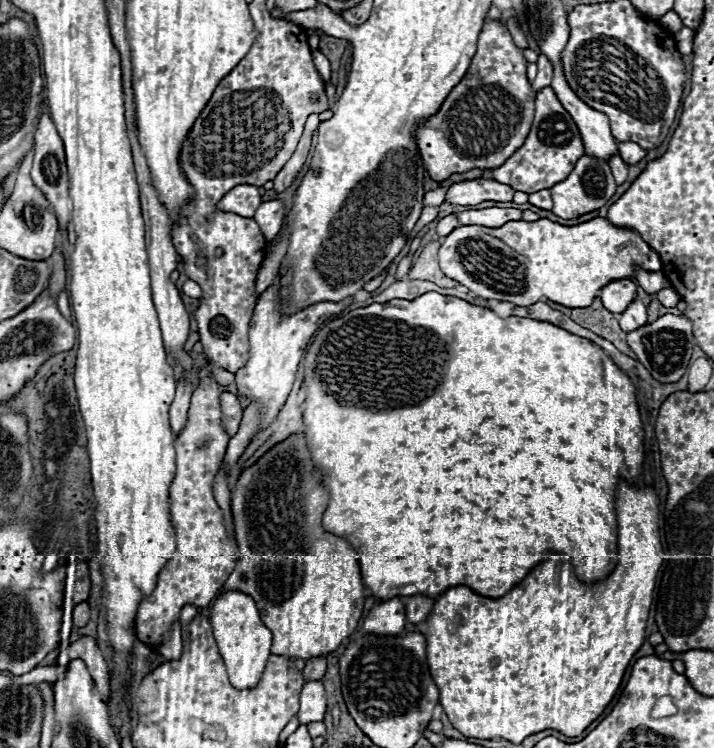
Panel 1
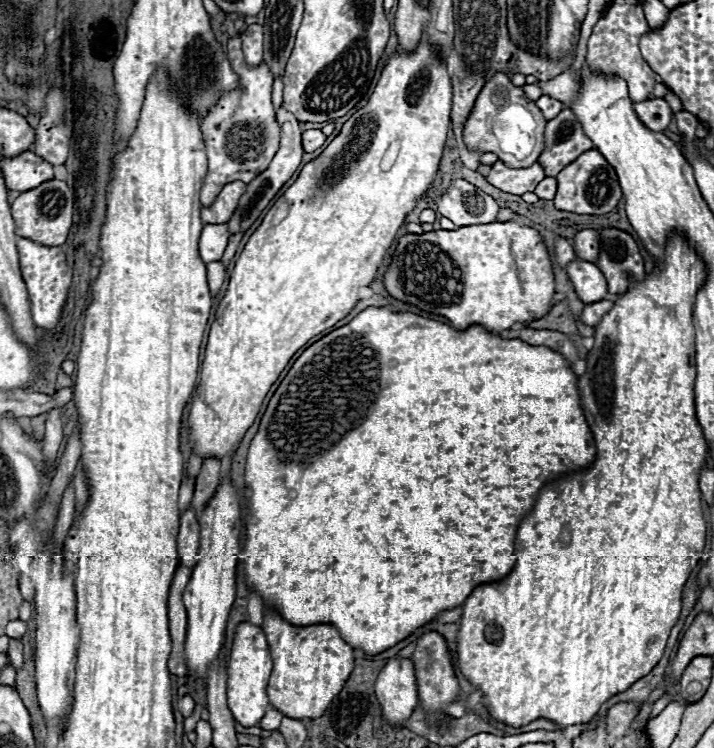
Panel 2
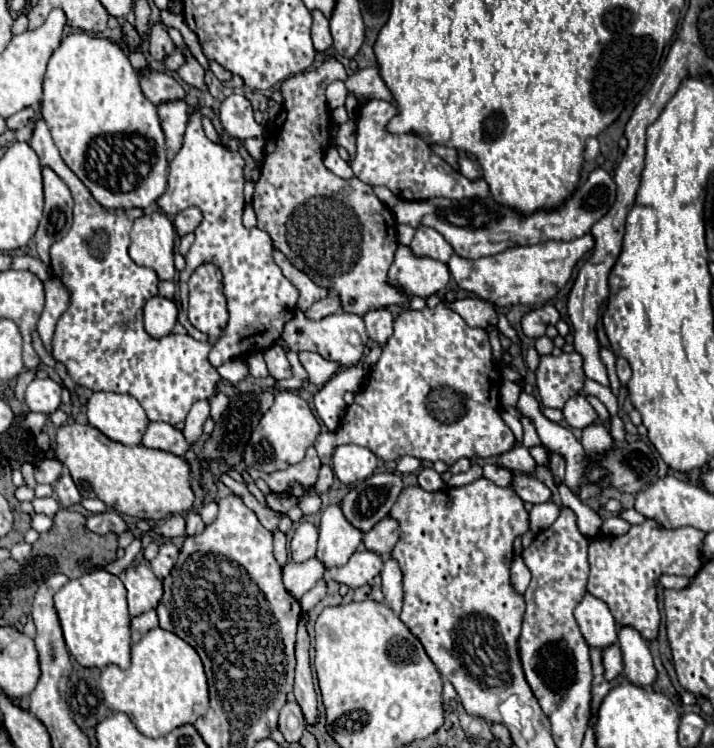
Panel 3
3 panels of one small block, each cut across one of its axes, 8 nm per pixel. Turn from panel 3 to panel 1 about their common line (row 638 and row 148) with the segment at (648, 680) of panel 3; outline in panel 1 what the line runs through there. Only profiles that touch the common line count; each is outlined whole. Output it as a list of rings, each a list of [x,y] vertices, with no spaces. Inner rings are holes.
[[[620,142],[618,152],[626,164],[638,164],[646,156],[646,150],[636,142]]]

